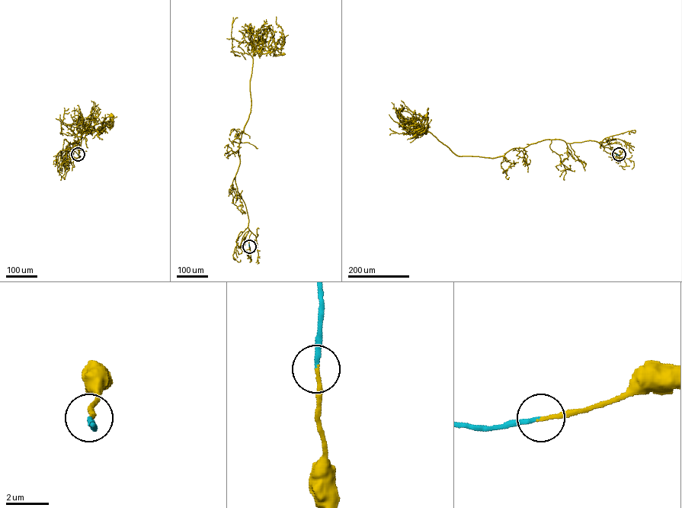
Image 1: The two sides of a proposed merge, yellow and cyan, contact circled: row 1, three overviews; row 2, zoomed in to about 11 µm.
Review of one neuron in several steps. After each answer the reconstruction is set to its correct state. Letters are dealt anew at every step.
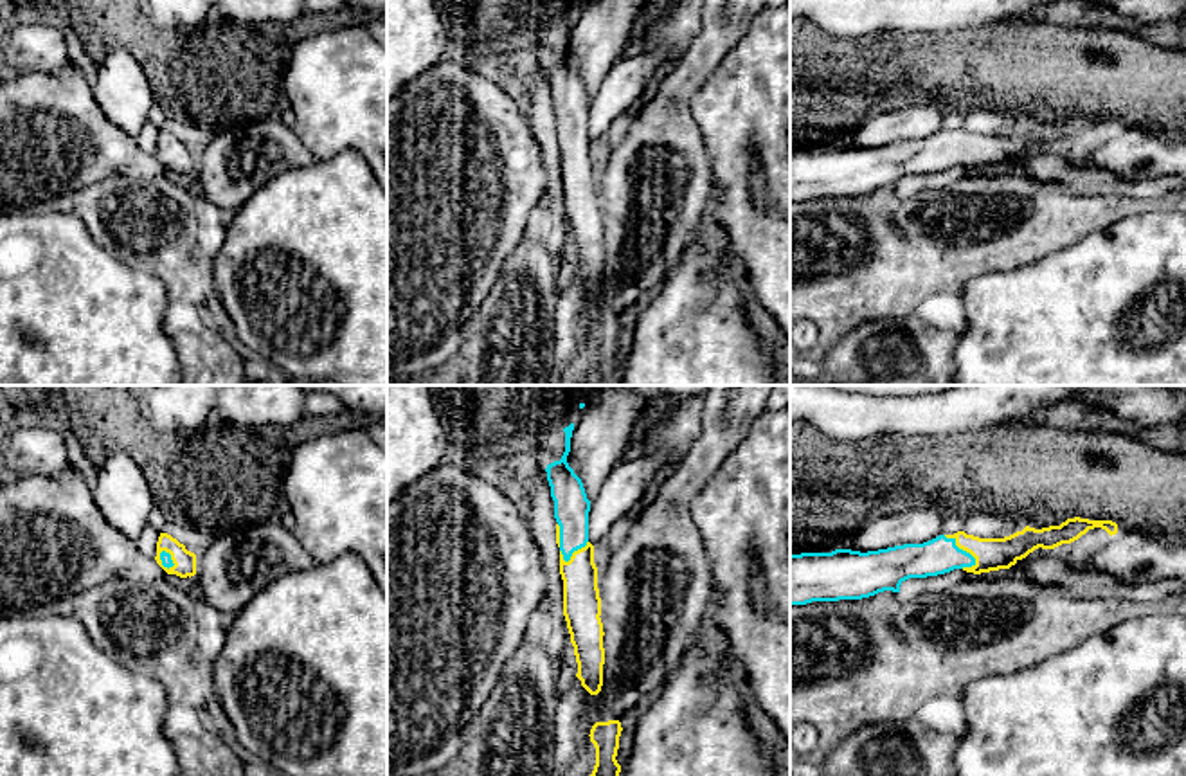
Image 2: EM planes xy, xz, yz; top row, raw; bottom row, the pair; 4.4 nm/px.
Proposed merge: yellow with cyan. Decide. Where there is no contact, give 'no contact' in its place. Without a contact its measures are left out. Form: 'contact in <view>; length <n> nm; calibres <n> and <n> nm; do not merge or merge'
contact in yz; length 200 nm; calibres 140 and 160 nm; merge

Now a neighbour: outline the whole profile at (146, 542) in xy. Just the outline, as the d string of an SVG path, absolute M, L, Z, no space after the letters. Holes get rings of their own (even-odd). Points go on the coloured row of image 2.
M148 524L142 535L135 540L135 546L142 555L155 558L158 537L160 531Z

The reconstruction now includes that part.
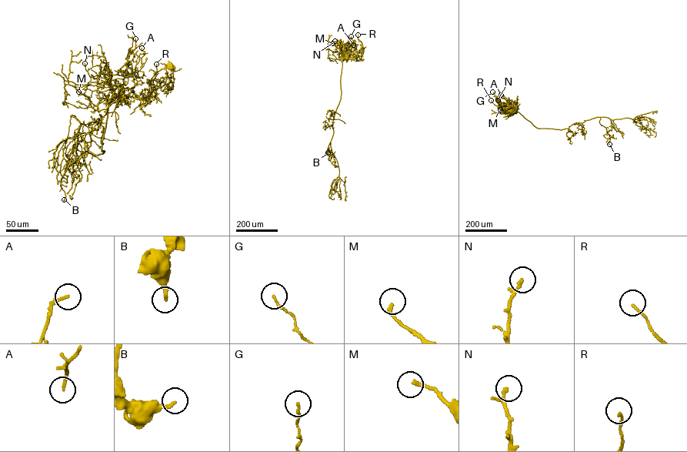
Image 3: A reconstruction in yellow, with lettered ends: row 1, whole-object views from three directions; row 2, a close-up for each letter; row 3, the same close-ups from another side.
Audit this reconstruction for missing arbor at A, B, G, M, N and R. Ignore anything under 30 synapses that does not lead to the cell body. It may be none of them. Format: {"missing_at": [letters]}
{"missing_at": []}

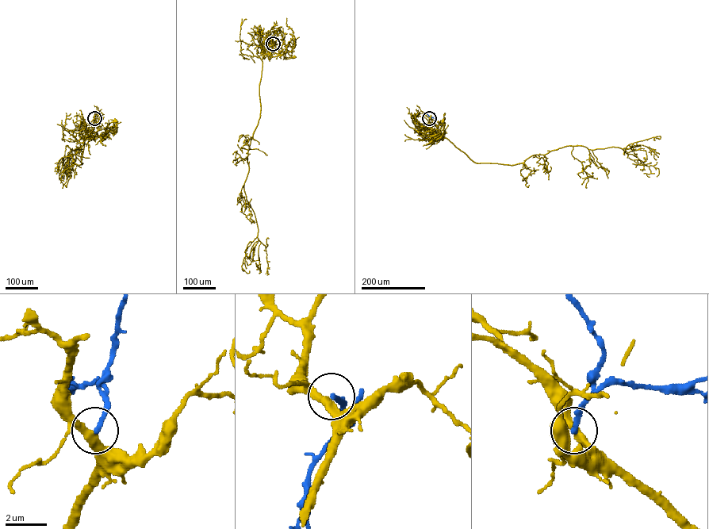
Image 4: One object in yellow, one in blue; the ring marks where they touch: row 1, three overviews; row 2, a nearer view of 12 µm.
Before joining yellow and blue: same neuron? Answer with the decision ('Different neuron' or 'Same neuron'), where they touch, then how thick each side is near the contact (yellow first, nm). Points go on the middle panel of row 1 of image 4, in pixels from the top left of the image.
Different neuron. Place: (273, 44). Thickness 380 nm (yellow) against 240 nm

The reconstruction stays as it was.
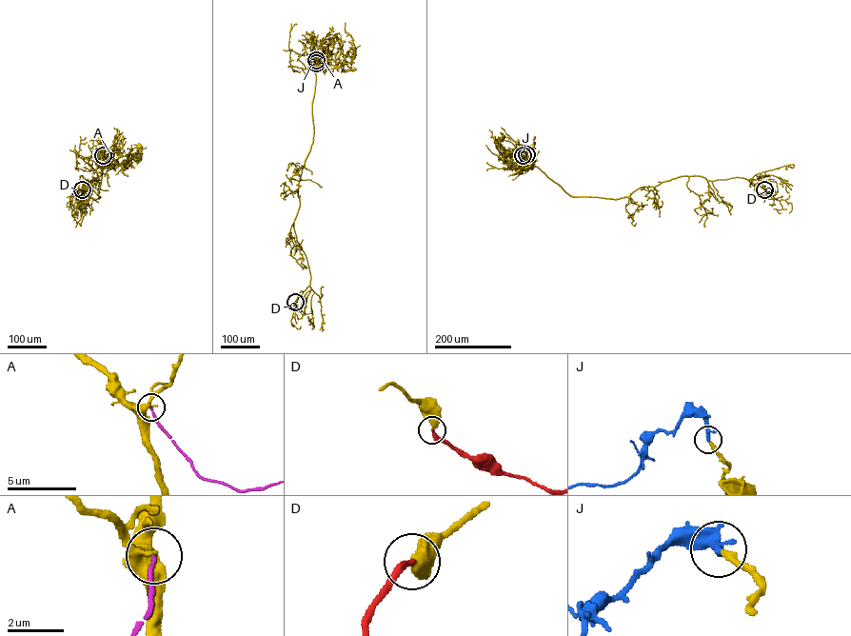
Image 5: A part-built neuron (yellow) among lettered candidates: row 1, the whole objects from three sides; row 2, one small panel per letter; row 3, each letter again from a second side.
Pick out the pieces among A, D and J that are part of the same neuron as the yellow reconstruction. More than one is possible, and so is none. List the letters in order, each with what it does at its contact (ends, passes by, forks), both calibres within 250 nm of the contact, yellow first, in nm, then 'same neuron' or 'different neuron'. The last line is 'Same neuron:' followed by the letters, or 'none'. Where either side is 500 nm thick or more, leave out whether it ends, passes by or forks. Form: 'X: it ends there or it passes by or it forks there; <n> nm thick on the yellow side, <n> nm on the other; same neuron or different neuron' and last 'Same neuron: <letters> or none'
A: it ends there; 200 nm thick on the yellow side, 150 nm on the other; different neuron
D: 500 nm thick on the yellow side, 280 nm on the other; same neuron
J: it ends there; 240 nm thick on the yellow side, 280 nm on the other; same neuron
Same neuron: D, J

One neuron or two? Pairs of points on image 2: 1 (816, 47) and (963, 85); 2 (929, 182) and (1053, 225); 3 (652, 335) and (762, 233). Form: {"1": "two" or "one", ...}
{"1": "one", "2": "two", "3": "two"}

